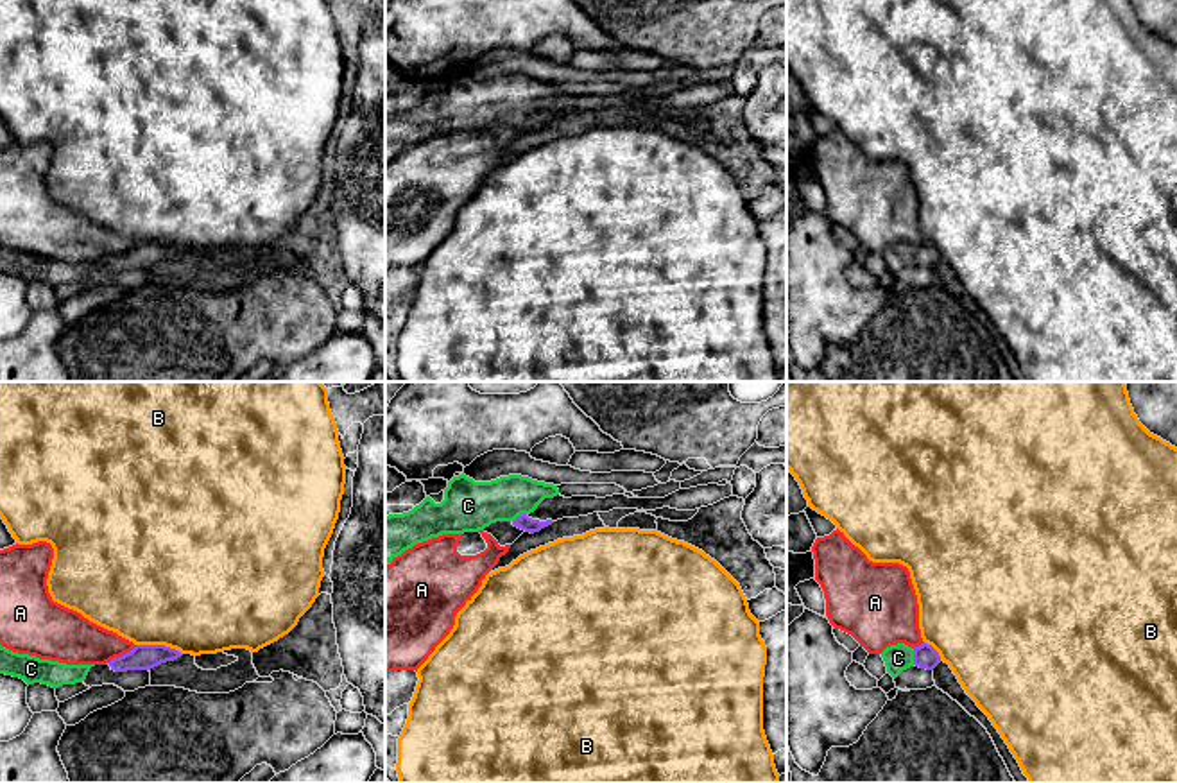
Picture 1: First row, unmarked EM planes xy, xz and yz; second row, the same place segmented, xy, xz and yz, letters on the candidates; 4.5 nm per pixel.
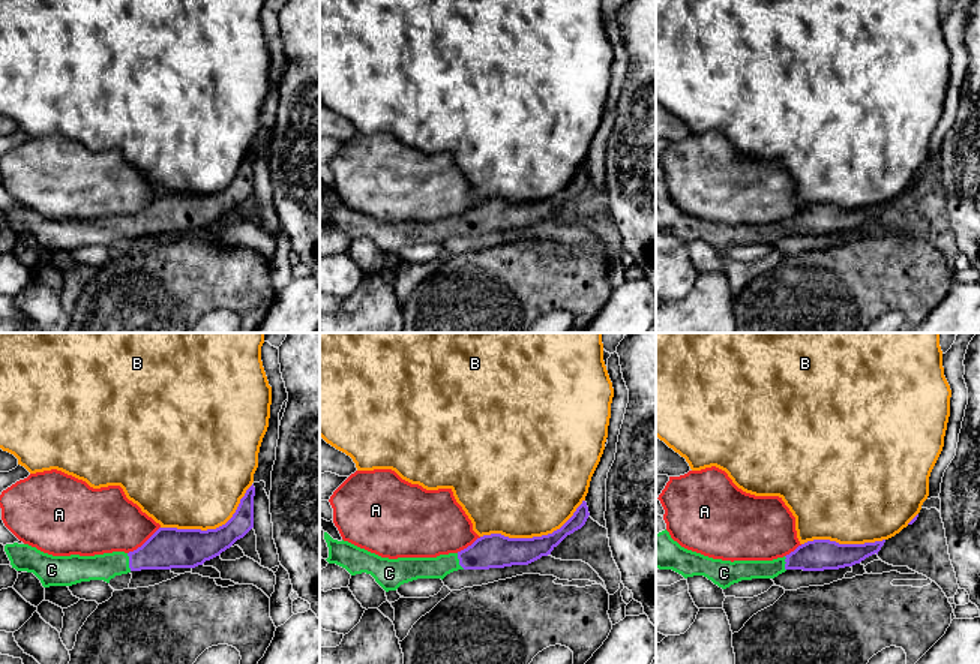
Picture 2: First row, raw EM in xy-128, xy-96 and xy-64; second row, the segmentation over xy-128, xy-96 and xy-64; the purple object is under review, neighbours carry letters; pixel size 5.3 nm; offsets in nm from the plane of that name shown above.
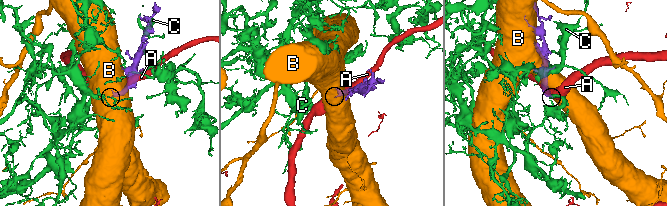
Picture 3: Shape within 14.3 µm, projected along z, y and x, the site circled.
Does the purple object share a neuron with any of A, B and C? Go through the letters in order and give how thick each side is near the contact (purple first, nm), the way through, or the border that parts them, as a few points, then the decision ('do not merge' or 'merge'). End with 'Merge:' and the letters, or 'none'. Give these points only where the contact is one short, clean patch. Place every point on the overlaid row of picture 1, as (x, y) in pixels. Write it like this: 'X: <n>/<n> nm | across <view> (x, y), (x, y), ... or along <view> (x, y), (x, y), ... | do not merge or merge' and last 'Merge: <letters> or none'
A: 110/220 nm | do not merge
B: 110/500 nm | do not merge
C: 110/120 nm | across yz (925, 656), (914, 656), (898, 658) | merge
Merge: C

